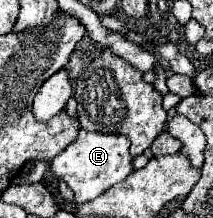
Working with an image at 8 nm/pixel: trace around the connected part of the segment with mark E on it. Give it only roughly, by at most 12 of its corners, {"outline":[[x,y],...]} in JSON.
{"outline":[[79,130],[51,174],[89,202],[131,174],[123,136]]}

